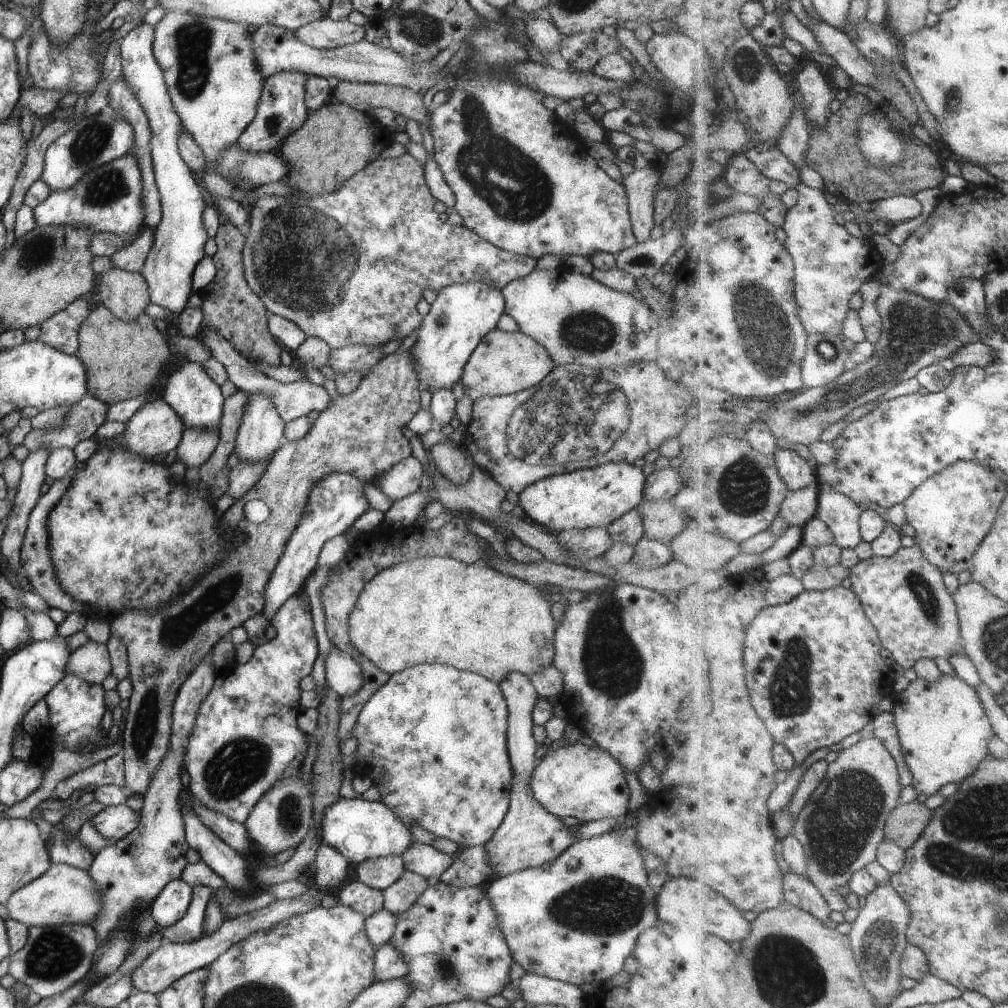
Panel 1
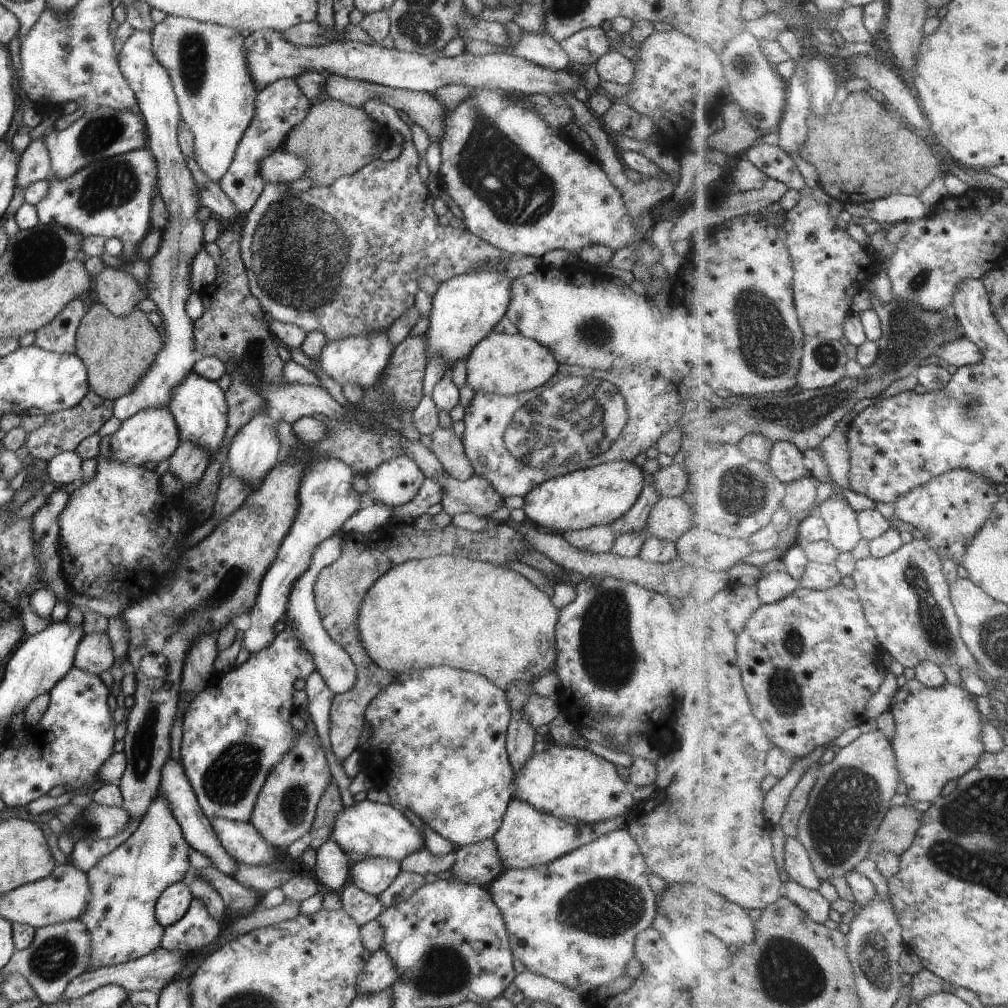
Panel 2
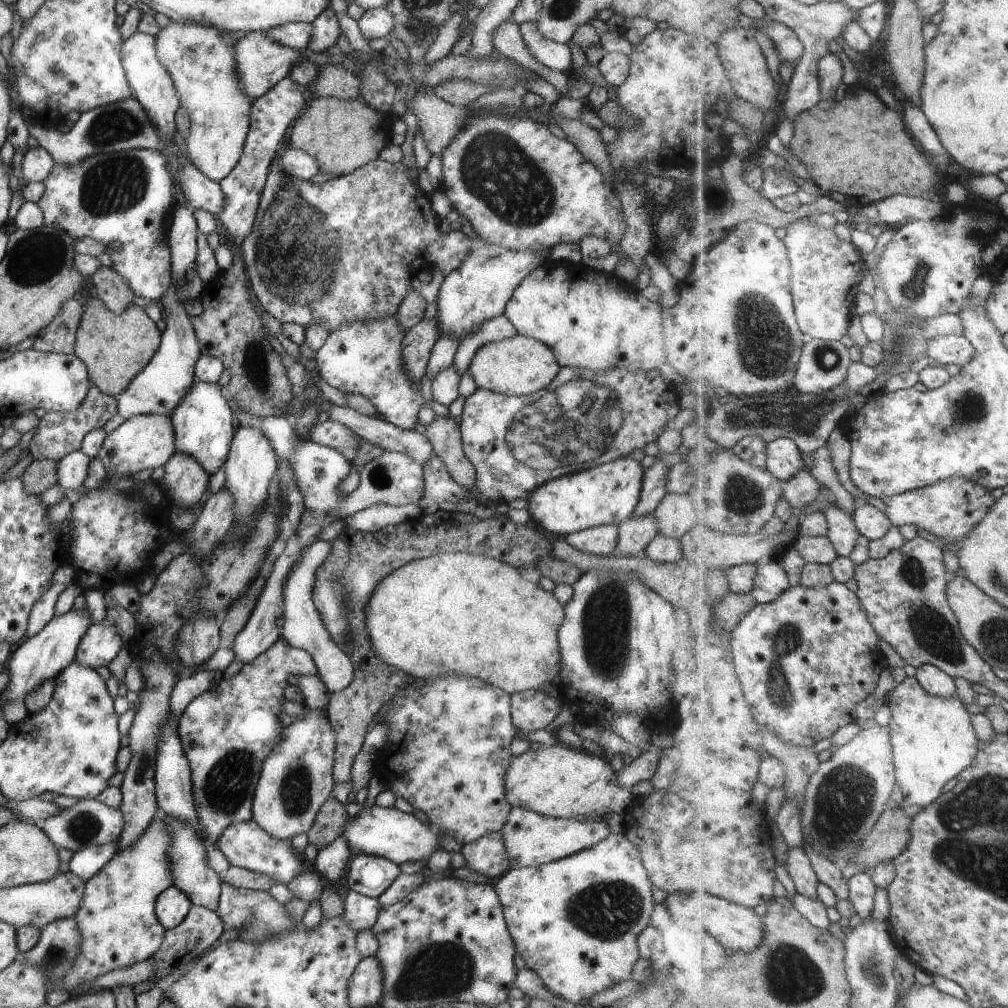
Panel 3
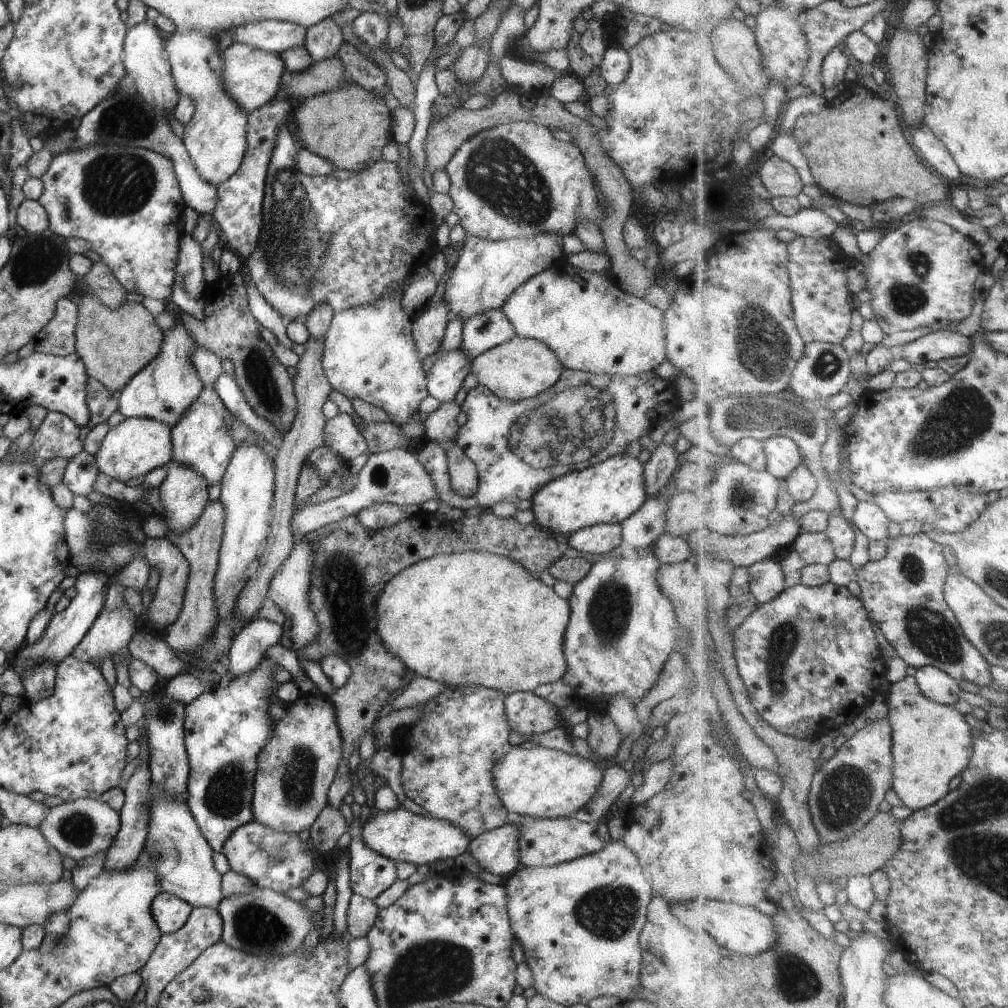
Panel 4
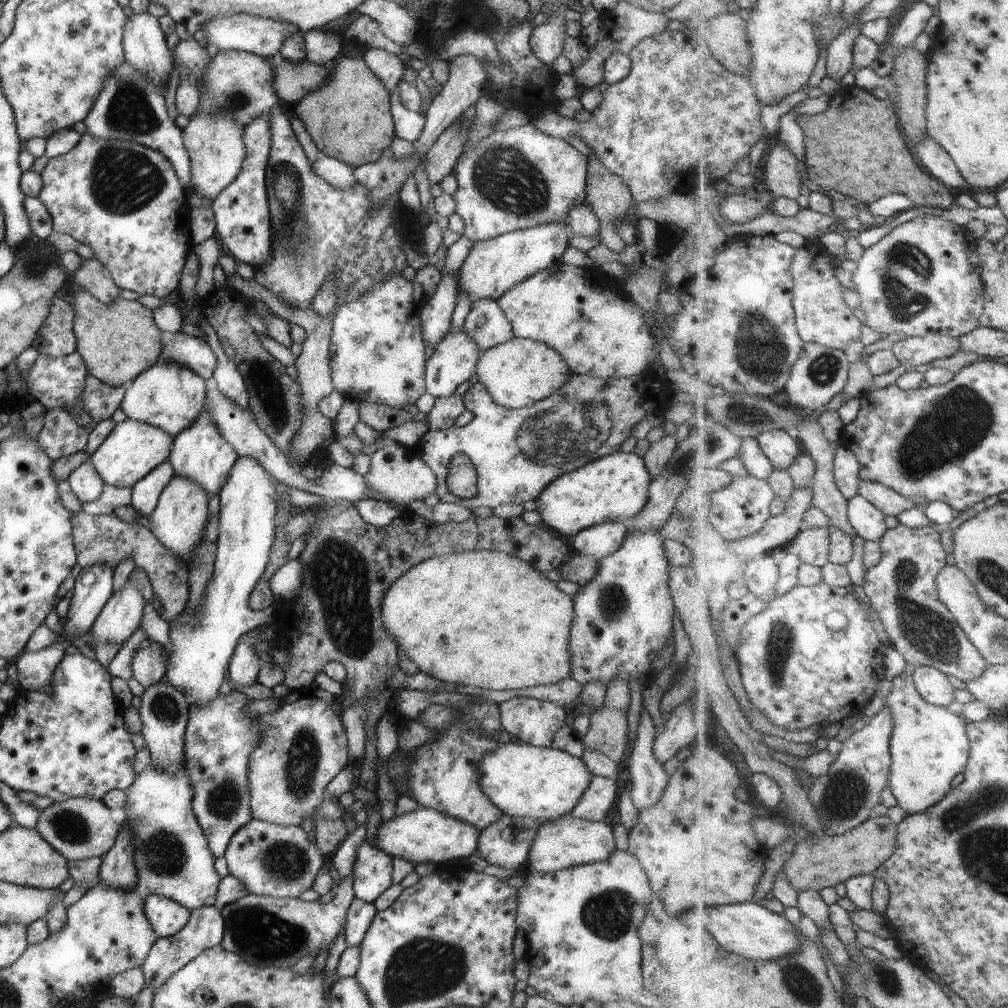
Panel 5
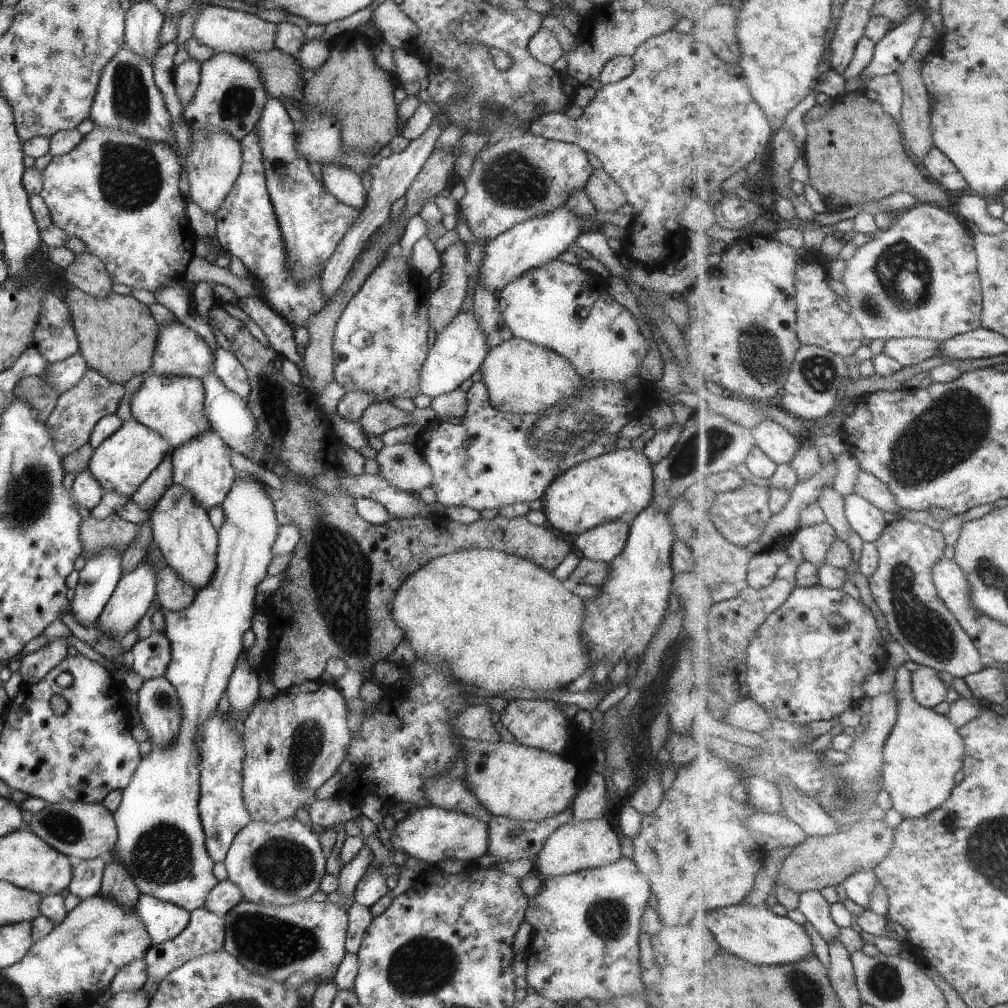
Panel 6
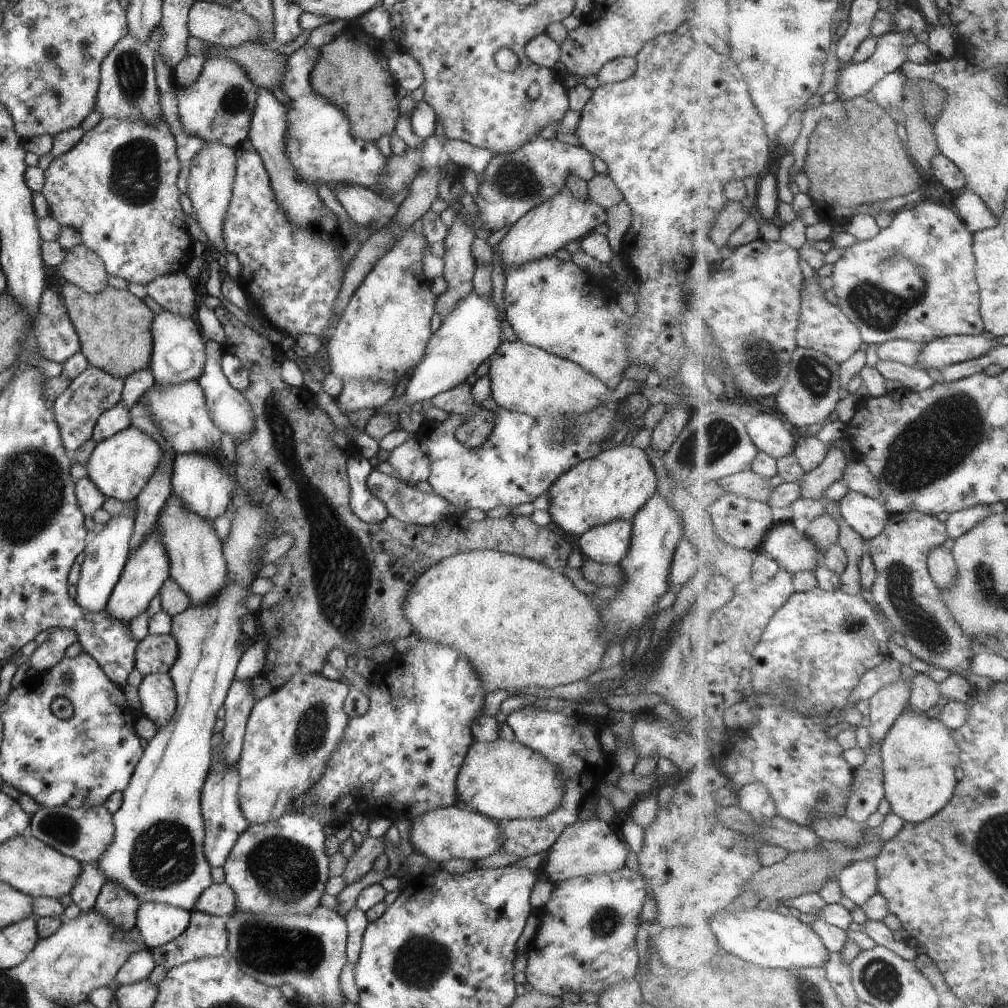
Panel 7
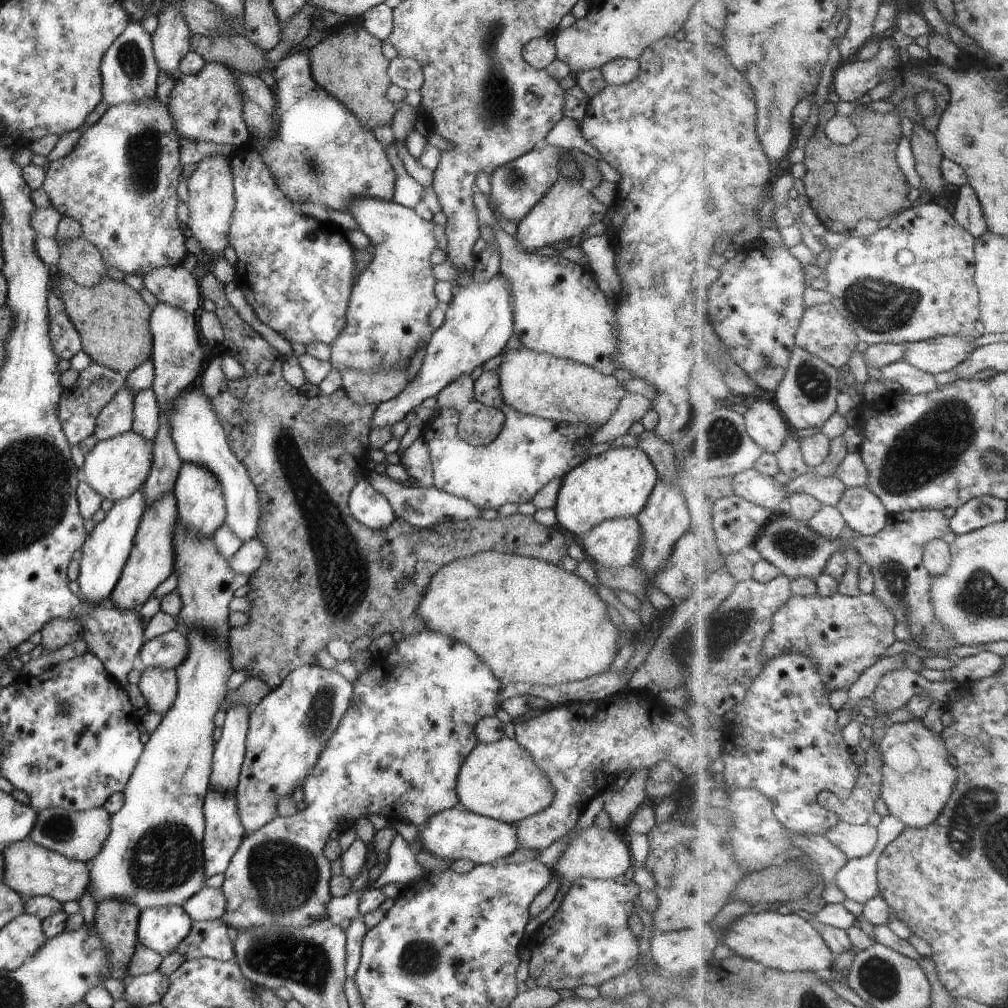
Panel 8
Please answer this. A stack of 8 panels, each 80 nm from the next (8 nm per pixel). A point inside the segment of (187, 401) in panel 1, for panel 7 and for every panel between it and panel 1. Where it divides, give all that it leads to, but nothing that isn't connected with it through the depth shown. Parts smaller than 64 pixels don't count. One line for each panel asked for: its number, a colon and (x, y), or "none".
2: (197, 405)
3: (203, 424)
4: (200, 439)
5: (199, 453)
6: (201, 465)
7: (204, 488)

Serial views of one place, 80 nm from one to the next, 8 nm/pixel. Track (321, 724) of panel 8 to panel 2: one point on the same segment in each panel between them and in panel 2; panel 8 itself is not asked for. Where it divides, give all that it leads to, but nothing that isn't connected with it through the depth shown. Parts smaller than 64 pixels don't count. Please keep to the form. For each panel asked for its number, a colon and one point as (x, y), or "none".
2: (285, 806)
3: (296, 777)
4: (295, 768)
5: (302, 746)
6: (293, 742)
7: (289, 735)

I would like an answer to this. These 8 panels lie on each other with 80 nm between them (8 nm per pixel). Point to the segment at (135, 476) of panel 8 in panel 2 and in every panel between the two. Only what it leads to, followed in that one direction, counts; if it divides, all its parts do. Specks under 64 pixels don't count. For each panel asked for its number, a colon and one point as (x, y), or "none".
2: (150, 435)
3: (142, 441)
4: (135, 446)
5: (132, 448)
6: (120, 462)
7: (120, 465)

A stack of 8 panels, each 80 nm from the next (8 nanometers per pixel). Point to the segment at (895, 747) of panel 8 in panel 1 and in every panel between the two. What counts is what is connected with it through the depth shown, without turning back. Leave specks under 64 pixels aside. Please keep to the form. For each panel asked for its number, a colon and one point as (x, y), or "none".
1: (944, 729)
2: (938, 739)
3: (934, 740)
4: (932, 743)
5: (930, 747)
6: (925, 750)
7: (920, 754)

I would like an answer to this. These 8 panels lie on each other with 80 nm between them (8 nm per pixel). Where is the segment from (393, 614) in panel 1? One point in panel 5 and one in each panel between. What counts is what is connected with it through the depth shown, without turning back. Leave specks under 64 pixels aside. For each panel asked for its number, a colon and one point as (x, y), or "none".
2: (475, 616)
3: (470, 615)
4: (470, 618)
5: (487, 619)

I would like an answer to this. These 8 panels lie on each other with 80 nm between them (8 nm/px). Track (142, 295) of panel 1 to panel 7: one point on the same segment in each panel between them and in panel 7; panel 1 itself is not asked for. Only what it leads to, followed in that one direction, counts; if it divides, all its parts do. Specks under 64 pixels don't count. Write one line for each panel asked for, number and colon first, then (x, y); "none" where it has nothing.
2: (117, 290)
3: (110, 288)
4: (99, 277)
5: (91, 275)
6: (86, 272)
7: (82, 267)

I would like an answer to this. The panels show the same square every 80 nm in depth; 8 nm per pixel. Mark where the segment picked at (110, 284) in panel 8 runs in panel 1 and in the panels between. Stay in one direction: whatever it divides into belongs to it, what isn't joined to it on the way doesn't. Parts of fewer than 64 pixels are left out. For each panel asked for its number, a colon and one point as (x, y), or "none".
1: (122, 360)
2: (116, 351)
3: (114, 348)
4: (113, 344)
5: (117, 341)
6: (116, 335)
7: (113, 327)

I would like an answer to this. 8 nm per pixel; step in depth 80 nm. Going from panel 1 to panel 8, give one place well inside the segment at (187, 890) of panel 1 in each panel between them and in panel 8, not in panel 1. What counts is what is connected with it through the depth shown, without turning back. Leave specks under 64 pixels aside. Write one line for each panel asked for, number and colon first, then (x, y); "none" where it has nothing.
2: (171, 904)
3: (171, 905)
4: (169, 912)
5: (166, 917)
6: (161, 920)
7: (157, 923)
8: (158, 928)

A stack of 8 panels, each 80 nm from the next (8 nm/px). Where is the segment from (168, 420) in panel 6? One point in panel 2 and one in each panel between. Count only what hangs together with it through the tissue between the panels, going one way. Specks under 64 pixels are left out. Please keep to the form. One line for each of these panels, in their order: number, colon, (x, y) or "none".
2: (167, 285)
3: (157, 387)
4: (161, 390)
5: (169, 396)

